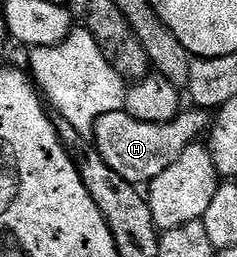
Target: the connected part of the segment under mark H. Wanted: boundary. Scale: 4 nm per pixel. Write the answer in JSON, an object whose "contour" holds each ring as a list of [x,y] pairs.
{"contour":[[[195,107],[182,110],[174,120],[165,124],[142,123],[122,109],[99,117],[93,130],[93,143],[105,163],[117,175],[133,186],[143,187],[171,167],[188,146],[210,130],[212,123],[212,116],[206,110]]]}

